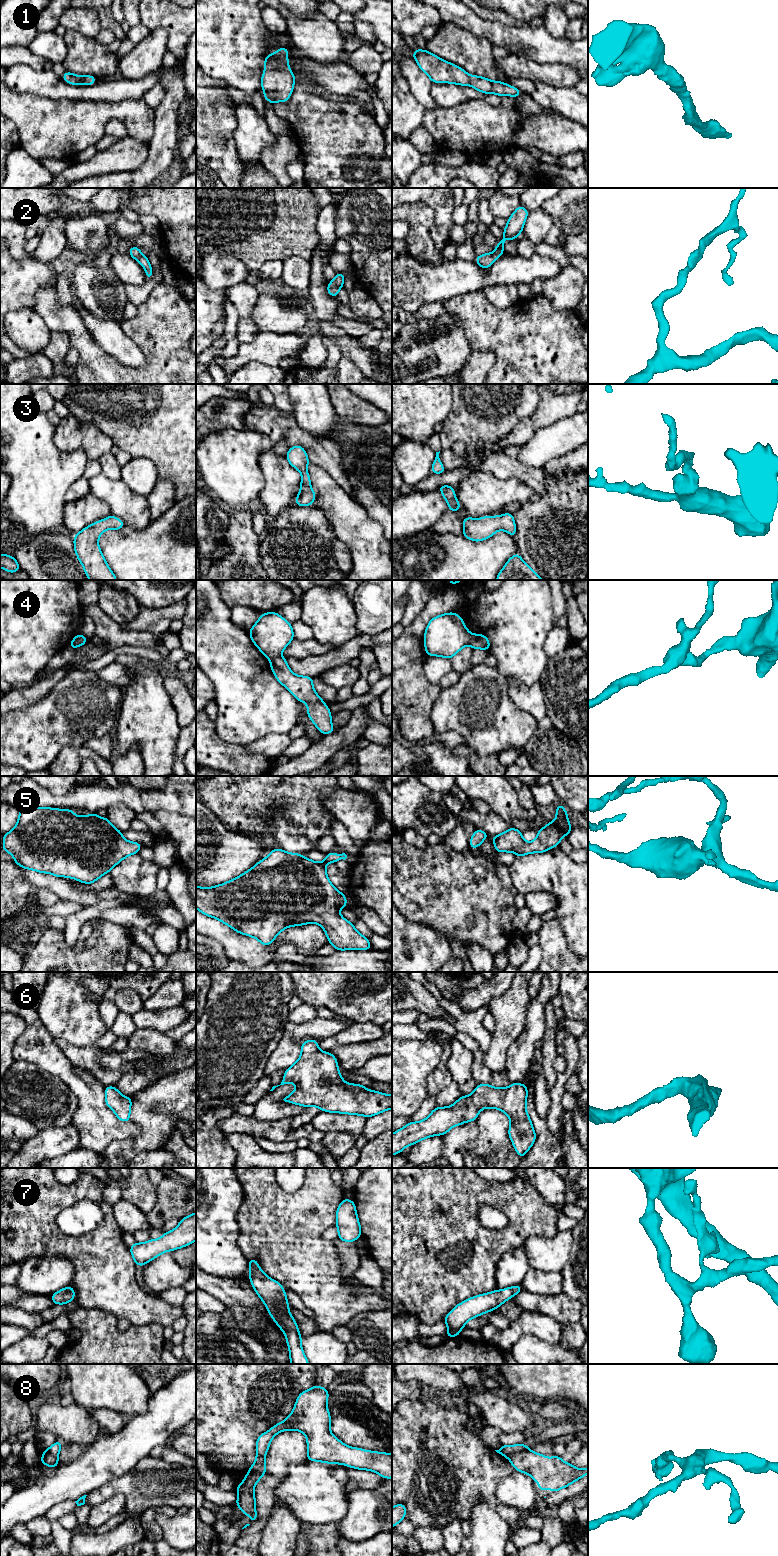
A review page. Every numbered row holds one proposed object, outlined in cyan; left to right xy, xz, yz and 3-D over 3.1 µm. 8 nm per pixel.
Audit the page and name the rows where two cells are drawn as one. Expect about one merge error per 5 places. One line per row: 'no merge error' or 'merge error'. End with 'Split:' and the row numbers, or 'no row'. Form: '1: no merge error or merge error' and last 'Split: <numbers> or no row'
1: no merge error
2: no merge error
3: no merge error
4: merge error
5: no merge error
6: no merge error
7: no merge error
8: merge error
Split: 4, 8

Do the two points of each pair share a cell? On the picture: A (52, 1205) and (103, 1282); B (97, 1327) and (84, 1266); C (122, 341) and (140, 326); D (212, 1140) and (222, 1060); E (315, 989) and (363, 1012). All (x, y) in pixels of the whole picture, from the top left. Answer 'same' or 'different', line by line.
A: same
B: different
C: different
D: different
E: same

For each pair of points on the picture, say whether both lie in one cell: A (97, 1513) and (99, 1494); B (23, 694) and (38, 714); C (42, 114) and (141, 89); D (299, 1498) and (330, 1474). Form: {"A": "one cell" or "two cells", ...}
{"A": "two cells", "B": "two cells", "C": "two cells", "D": "one cell"}

